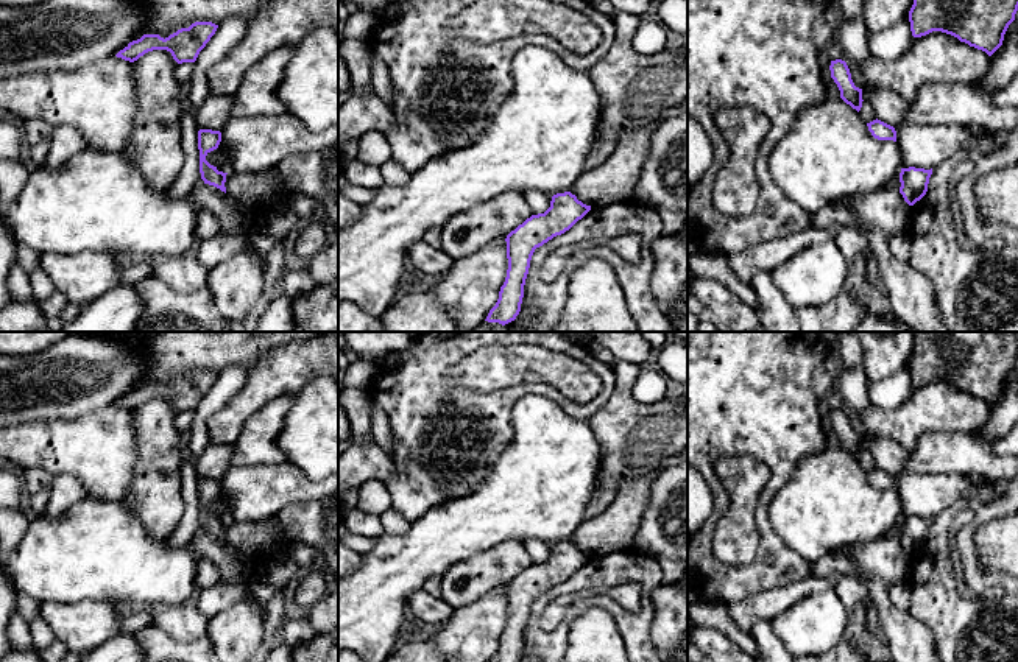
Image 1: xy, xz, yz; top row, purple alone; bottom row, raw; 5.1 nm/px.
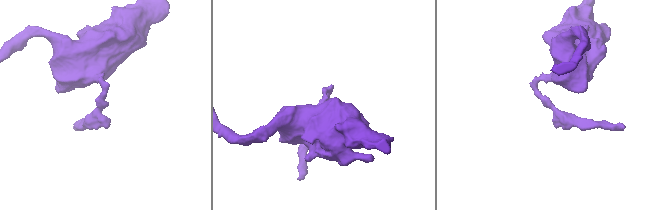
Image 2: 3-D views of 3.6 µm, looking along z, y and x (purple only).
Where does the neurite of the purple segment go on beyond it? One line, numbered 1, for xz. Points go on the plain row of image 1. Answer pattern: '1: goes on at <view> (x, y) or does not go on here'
1: does not go on here

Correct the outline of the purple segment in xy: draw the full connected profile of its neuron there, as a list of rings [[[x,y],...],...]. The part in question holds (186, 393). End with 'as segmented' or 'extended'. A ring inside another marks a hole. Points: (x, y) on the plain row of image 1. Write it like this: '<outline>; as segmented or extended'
[[[195,371],[165,388],[159,383],[143,383],[140,388],[129,391],[115,405],[134,411],[148,400],[167,399],[178,413],[195,411],[217,377],[218,374],[212,371]]]; as segmented

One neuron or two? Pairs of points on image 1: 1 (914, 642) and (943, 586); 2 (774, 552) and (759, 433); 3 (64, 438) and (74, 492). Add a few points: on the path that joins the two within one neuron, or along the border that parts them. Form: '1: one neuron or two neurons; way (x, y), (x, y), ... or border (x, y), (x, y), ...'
1: two neurons; border (908, 611), (931, 631), (936, 645)
2: one neuron; way (761, 522), (761, 505), (777, 482), (777, 463)
3: two neurons; border (53, 477), (74, 475), (88, 494)

